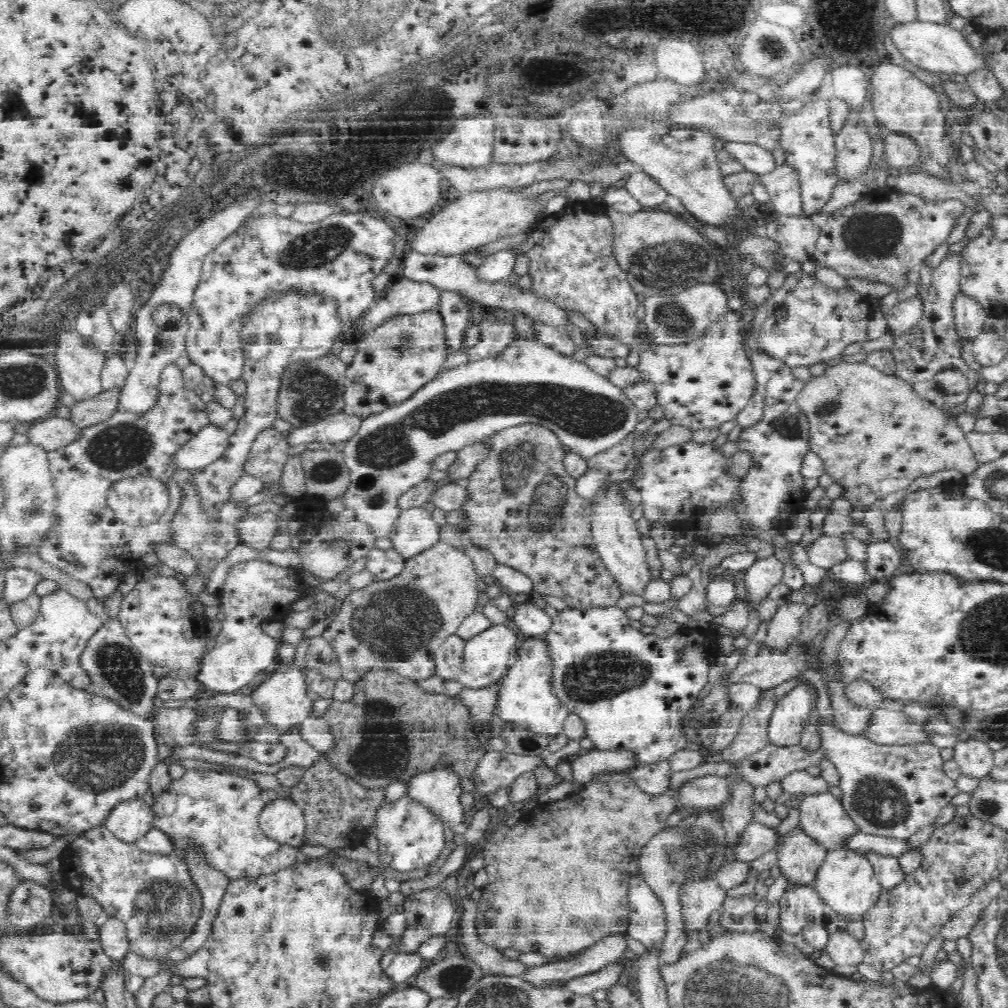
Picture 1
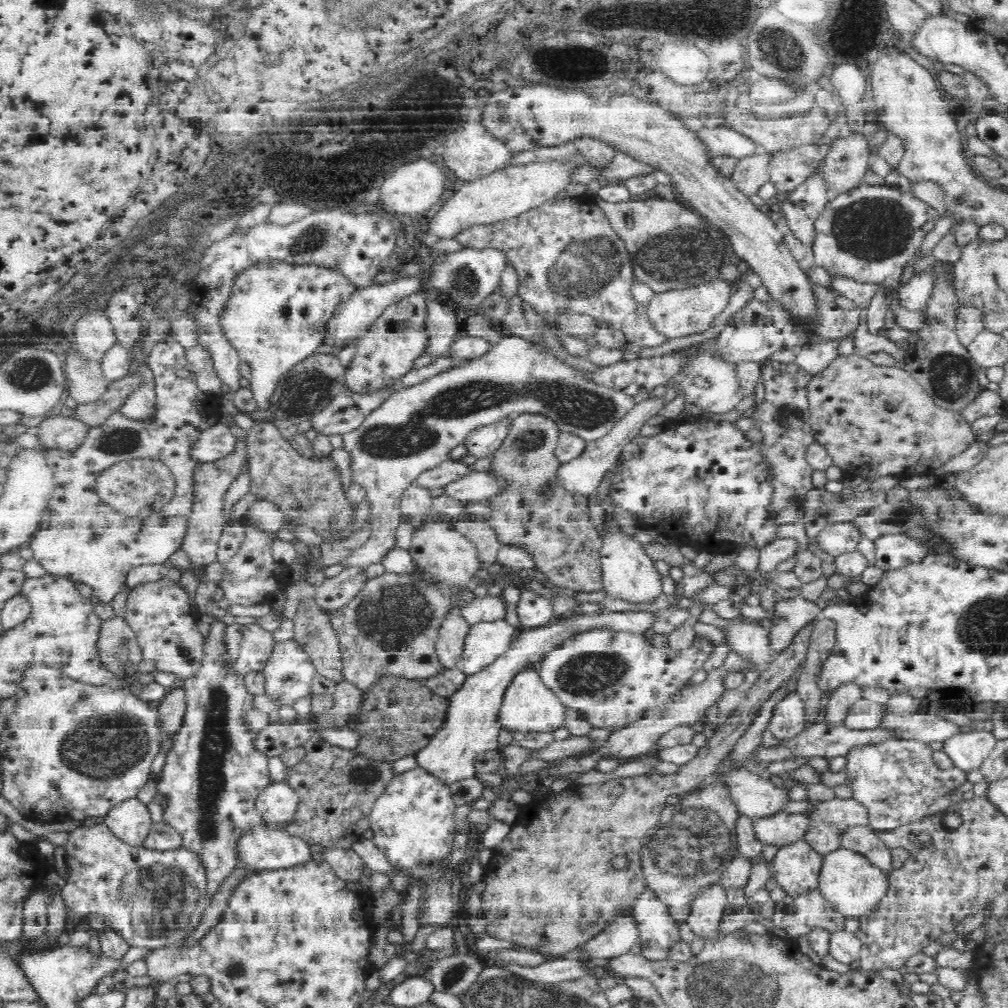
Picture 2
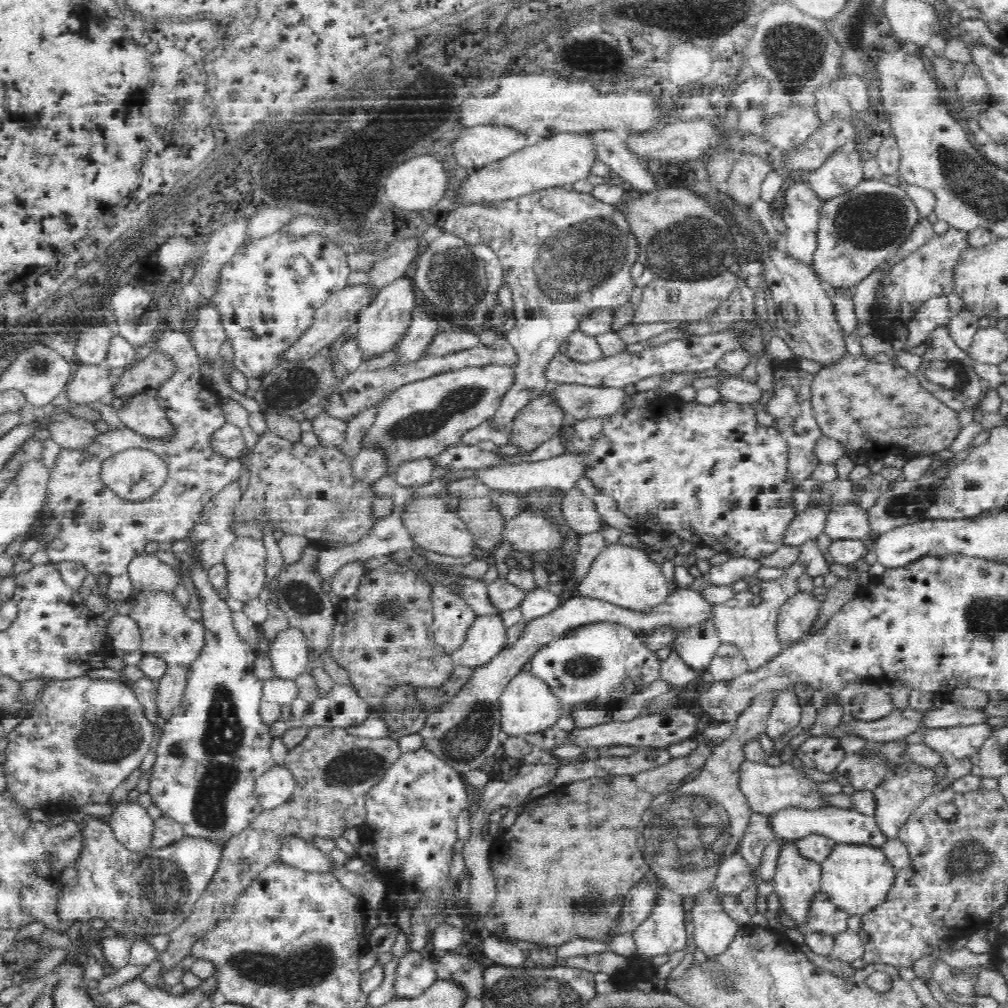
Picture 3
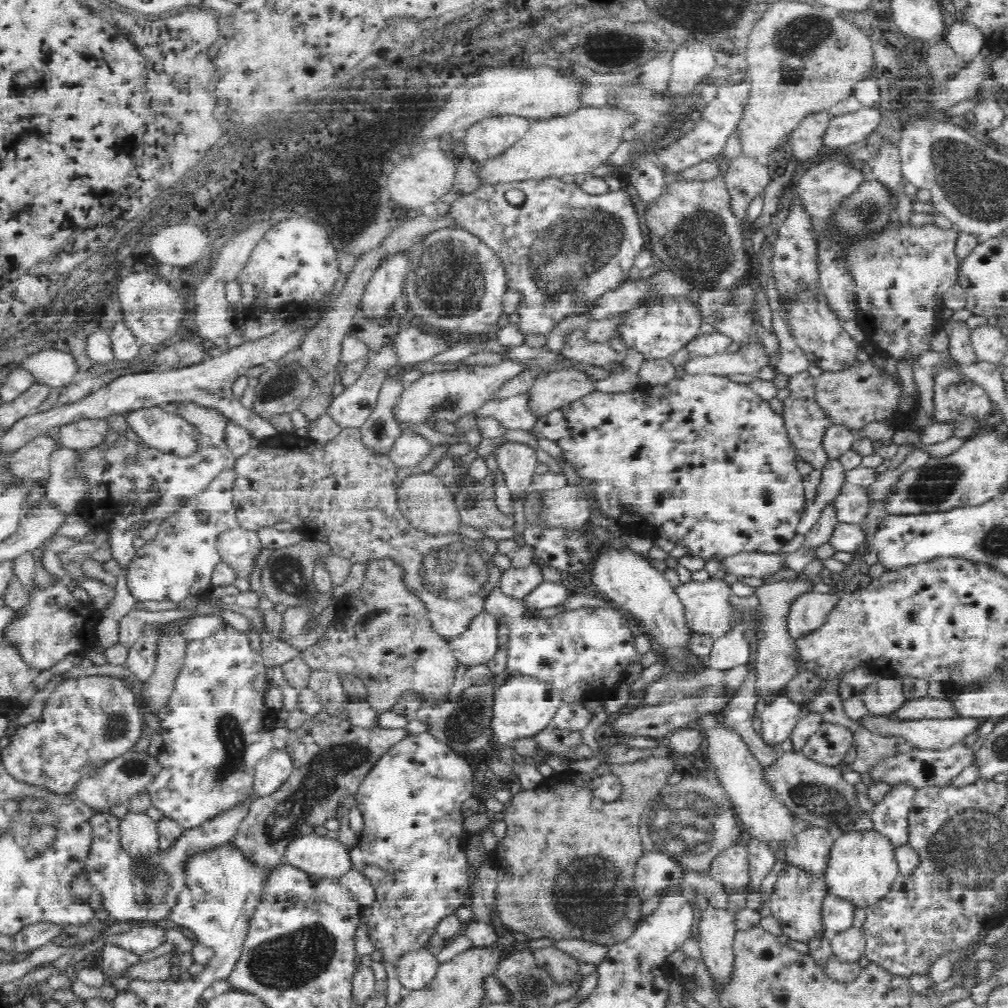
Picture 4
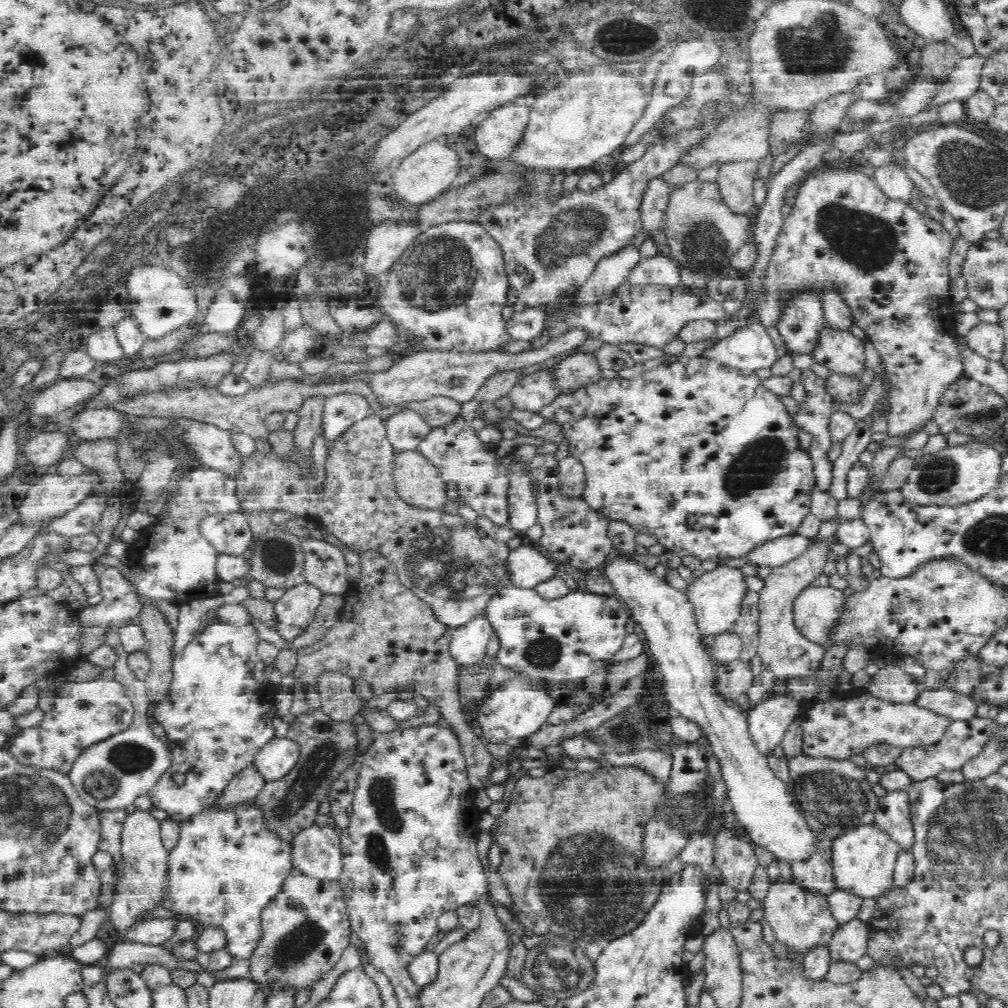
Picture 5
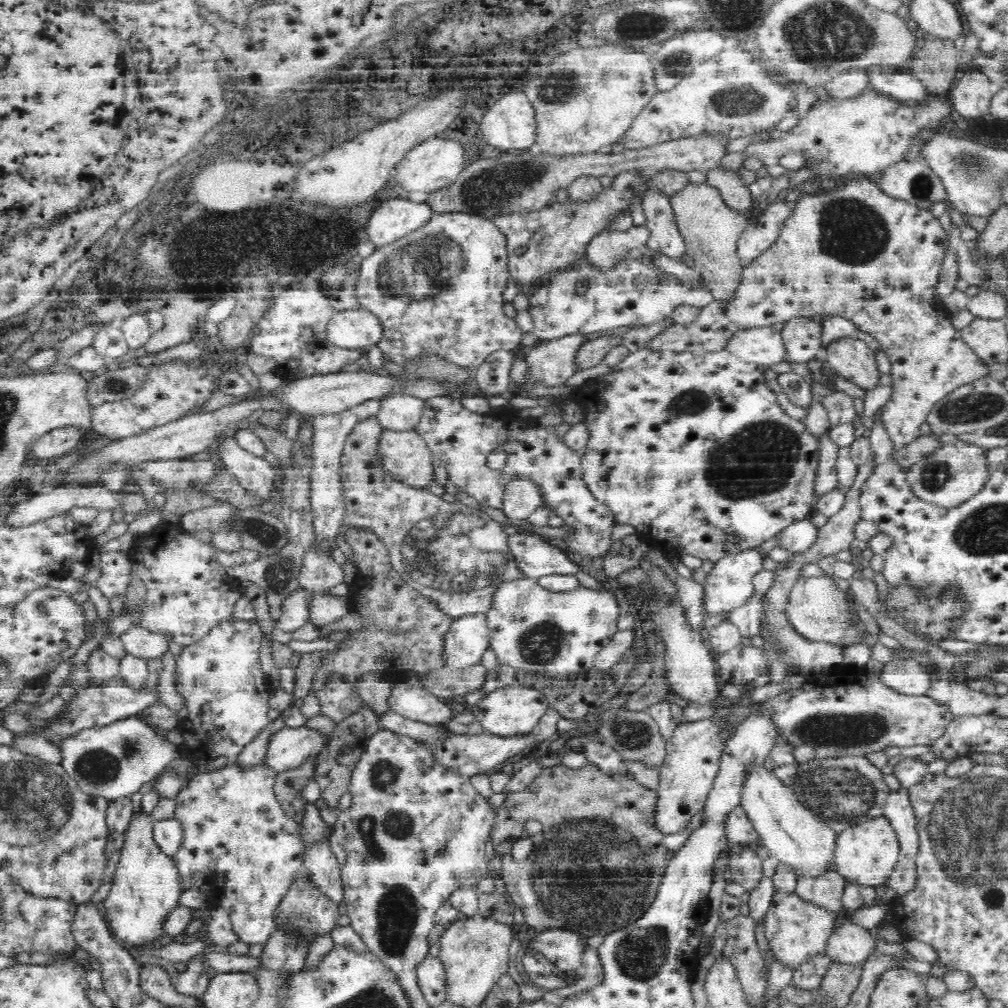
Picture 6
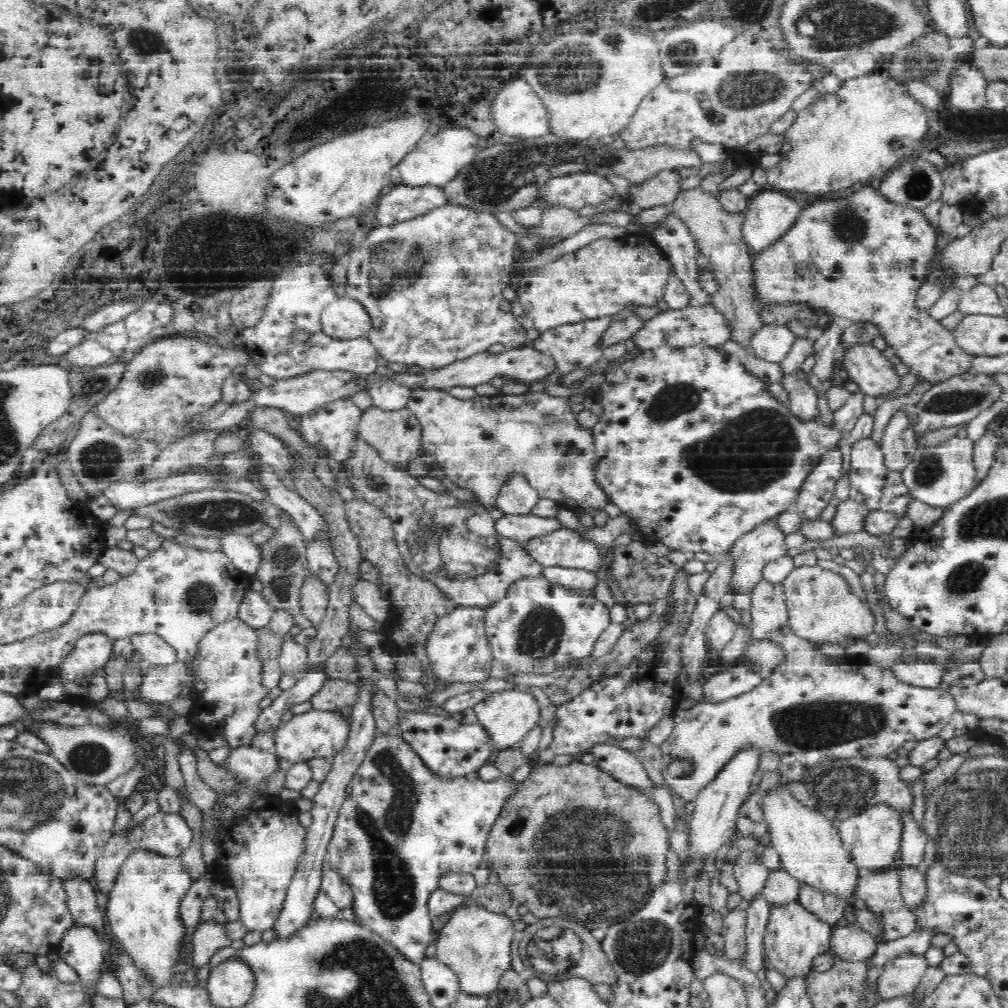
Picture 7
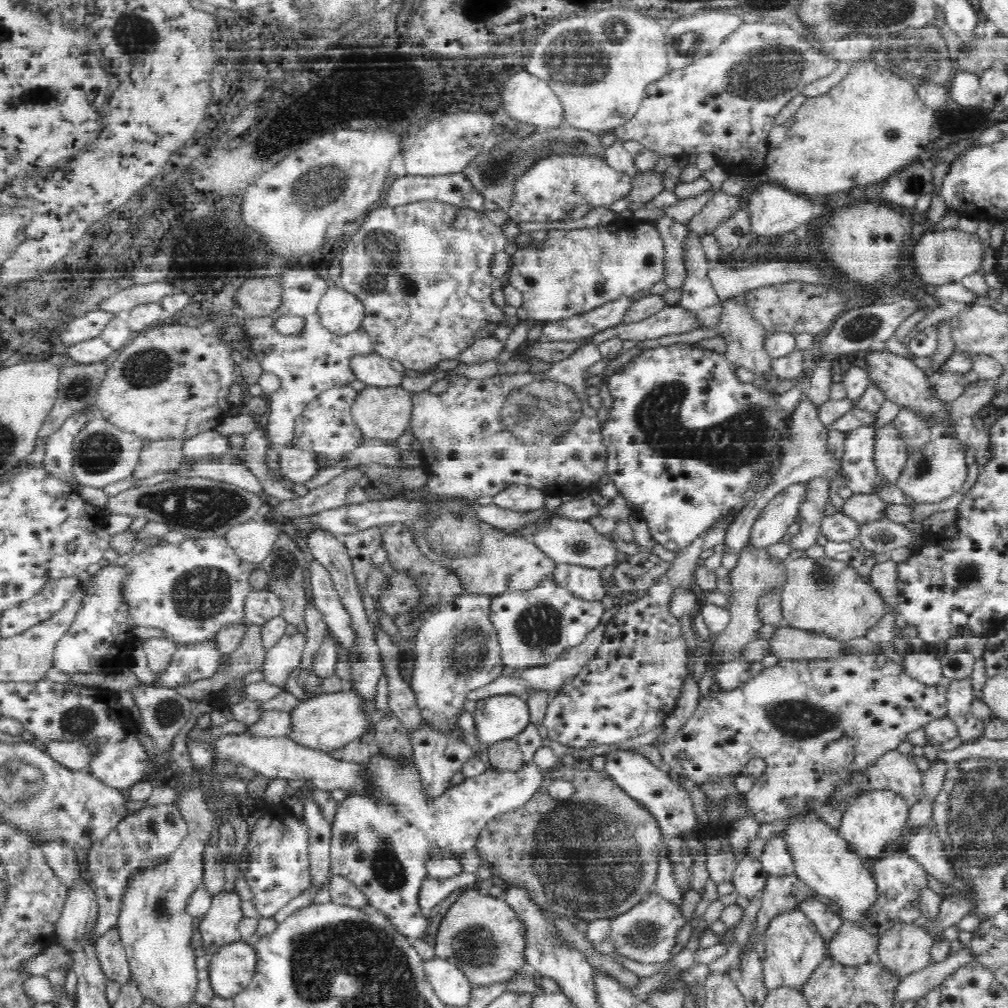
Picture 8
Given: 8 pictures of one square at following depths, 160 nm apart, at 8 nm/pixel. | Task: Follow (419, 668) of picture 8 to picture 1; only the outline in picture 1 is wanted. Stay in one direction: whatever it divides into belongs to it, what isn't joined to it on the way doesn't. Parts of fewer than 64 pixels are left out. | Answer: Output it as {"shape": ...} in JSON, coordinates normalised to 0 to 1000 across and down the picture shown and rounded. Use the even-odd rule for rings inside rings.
{"shape":[[[506,620],[487,621],[481,627],[461,638],[459,664],[453,676],[459,684],[484,684],[497,677],[508,659],[511,646],[517,638],[517,630]]]}

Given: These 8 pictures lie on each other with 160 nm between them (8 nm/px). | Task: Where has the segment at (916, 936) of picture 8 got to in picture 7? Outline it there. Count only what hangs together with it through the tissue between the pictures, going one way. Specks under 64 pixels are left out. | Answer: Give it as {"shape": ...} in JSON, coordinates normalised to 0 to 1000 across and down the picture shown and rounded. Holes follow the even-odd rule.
{"shape":[[[895,949],[882,954],[873,965],[868,982],[871,994],[902,989],[919,966],[917,949]]]}

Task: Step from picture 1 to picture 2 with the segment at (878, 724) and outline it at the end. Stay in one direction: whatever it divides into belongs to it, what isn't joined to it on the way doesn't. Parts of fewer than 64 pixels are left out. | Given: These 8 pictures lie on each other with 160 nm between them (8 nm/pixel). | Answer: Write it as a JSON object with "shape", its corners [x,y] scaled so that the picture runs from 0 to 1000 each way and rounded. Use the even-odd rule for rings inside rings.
{"shape":[[[879,702],[871,724],[881,726],[881,729],[898,735],[935,736],[938,737],[951,722],[944,716],[933,714],[930,710],[918,707],[887,708]]]}

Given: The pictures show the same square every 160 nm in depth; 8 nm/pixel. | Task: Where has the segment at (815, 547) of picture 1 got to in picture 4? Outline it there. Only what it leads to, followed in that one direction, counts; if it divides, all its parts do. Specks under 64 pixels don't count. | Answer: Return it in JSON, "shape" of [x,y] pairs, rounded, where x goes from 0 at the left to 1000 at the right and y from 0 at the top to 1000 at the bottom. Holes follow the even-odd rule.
{"shape":[[[837,479],[825,503],[829,520],[853,522],[863,508],[864,500],[859,484]]]}

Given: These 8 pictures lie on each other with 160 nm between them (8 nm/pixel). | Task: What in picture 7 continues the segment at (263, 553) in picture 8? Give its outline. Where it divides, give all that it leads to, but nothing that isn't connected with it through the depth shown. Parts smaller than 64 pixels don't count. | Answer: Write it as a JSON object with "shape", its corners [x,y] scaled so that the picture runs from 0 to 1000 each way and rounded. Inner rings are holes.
{"shape":[[[221,530],[220,548],[244,571],[253,571],[258,560],[258,546],[244,532]]]}

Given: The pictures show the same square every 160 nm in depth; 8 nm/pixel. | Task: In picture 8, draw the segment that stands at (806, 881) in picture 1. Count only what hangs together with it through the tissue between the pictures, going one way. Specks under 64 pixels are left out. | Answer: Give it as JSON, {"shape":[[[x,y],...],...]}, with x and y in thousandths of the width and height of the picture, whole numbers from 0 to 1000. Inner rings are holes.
{"shape":[[[793,901],[768,909],[756,929],[756,936],[759,937],[757,965],[759,977],[764,983],[780,978],[796,981],[798,974],[808,967],[820,948],[822,933],[813,926],[809,915]]]}

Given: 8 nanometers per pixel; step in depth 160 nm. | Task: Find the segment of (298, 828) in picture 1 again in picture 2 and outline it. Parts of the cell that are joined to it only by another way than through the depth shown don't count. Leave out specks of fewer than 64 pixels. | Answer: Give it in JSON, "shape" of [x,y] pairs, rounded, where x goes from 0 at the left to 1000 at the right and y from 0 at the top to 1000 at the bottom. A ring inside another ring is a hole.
{"shape":[[[283,775],[270,776],[254,791],[253,803],[259,815],[268,821],[283,823],[292,813],[297,796],[298,791]]]}

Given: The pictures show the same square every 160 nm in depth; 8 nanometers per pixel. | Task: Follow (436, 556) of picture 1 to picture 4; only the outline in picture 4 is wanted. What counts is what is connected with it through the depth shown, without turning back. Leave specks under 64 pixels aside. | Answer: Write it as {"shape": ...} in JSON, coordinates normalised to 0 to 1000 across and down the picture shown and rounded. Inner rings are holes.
{"shape":[[[429,468],[409,471],[398,480],[394,486],[393,498],[401,517],[411,525],[425,533],[439,533],[442,531],[456,532],[458,515],[455,504],[449,494],[449,486],[443,483]],[[389,552],[366,557],[360,572],[361,578],[355,585],[336,595],[324,627],[313,640],[298,648],[310,665],[345,667],[360,675],[364,688],[362,694],[365,693],[369,704],[375,708],[389,706],[393,696],[408,688],[422,689],[426,699],[439,697],[455,661],[445,643],[445,637],[436,633],[429,624],[422,598],[405,584],[405,571],[401,569],[398,559]]]}

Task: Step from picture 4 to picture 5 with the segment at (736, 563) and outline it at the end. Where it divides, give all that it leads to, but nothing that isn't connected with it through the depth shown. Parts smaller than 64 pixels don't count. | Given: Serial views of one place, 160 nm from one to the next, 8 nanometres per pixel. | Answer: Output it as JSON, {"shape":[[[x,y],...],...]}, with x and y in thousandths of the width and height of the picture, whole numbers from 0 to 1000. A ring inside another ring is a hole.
{"shape":[[[796,531],[776,532],[772,536],[760,537],[756,542],[738,550],[738,556],[744,562],[758,562],[758,563],[774,563],[785,556],[796,552],[800,545],[801,534]]]}

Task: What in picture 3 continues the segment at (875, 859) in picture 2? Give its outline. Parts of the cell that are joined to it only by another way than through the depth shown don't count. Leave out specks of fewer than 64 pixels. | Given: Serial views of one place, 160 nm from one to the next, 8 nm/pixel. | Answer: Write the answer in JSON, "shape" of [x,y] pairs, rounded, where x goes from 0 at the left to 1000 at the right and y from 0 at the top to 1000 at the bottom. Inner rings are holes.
{"shape":[[[815,801],[809,804],[795,802],[779,802],[762,809],[762,820],[770,828],[780,834],[791,834],[803,827],[815,827],[826,833],[829,837],[845,837],[874,842],[881,833],[873,823],[868,811],[851,808],[845,803],[832,801]]]}

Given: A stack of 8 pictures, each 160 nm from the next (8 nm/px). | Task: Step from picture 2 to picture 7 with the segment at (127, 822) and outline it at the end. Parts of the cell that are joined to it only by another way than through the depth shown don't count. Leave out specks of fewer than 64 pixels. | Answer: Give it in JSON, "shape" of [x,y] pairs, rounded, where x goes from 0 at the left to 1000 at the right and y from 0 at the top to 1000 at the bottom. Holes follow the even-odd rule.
{"shape":[[[135,841],[118,860],[105,897],[105,909],[110,928],[121,936],[124,944],[135,958],[144,960],[155,978],[164,978],[173,968],[172,958],[184,921],[179,916],[179,894],[191,878],[181,859],[179,850],[165,850],[144,841]]]}

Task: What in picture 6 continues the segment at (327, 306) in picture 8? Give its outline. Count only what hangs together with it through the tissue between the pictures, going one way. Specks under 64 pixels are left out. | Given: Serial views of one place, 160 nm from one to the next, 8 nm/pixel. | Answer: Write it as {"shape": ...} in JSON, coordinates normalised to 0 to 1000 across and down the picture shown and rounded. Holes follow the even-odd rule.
{"shape":[[[361,307],[330,311],[322,327],[323,340],[347,347],[374,342],[381,333],[381,320]]]}

